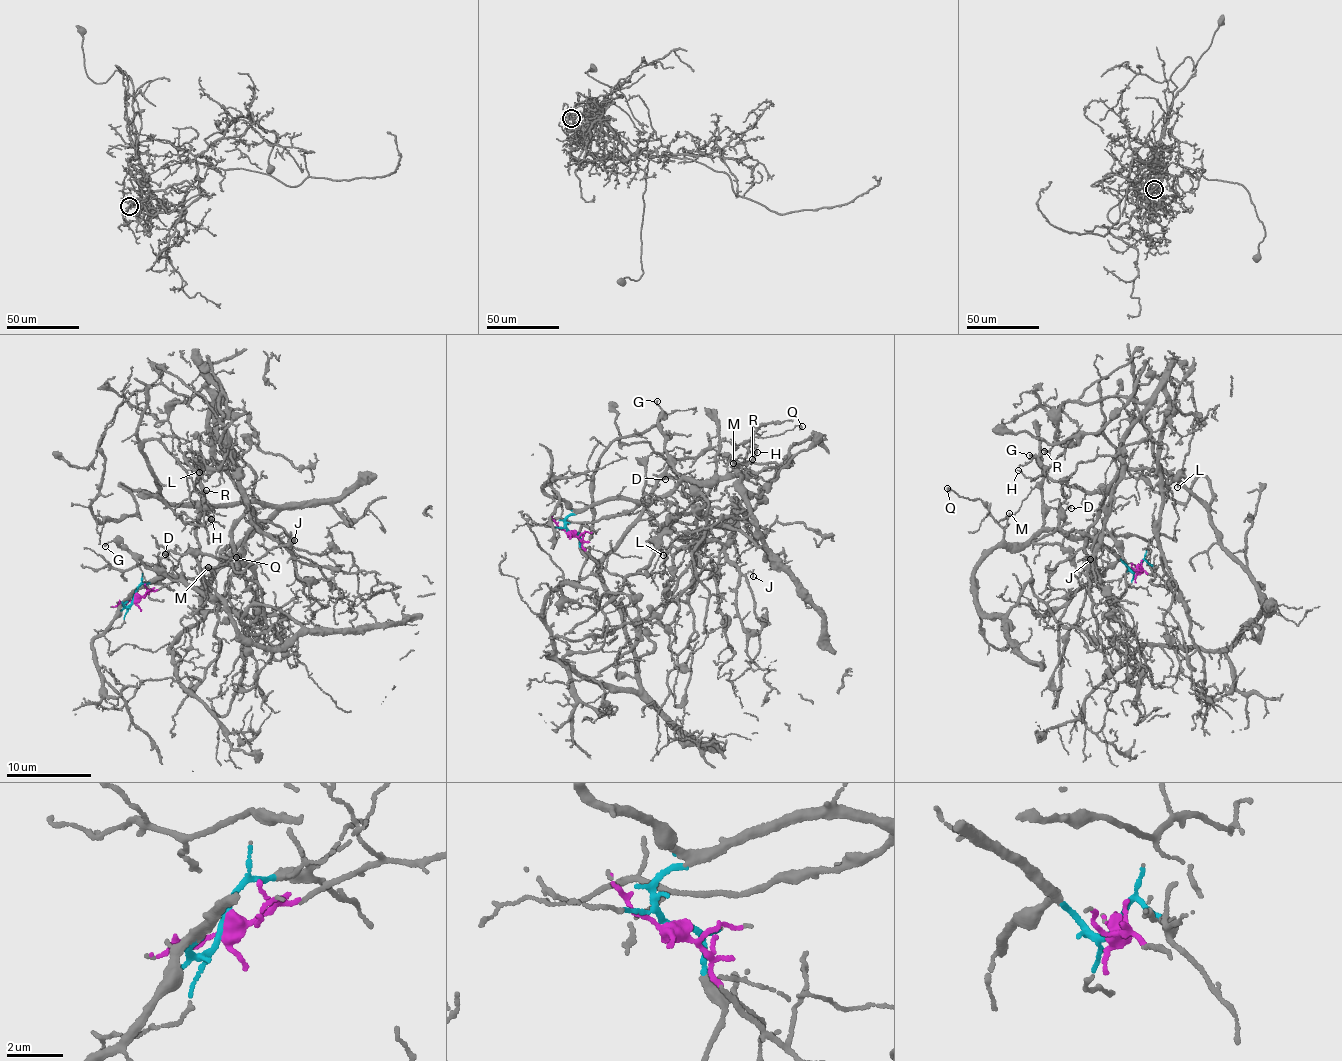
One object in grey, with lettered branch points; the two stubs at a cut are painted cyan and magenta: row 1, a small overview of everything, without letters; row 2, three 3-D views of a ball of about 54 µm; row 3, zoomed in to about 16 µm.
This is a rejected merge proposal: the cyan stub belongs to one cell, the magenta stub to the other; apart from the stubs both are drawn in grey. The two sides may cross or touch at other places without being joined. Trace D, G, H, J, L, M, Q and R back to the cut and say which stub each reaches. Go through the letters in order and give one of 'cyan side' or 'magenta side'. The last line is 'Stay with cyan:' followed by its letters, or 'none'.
D: cyan side
G: cyan side
H: magenta side
J: magenta side
L: magenta side
M: cyan side
Q: cyan side
R: magenta side
Stay with cyan: D, G, M, Q

